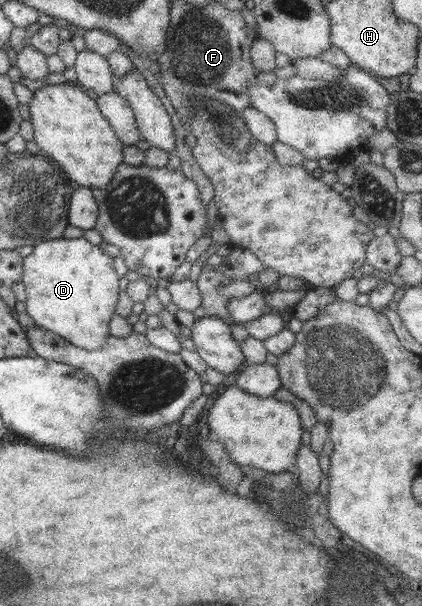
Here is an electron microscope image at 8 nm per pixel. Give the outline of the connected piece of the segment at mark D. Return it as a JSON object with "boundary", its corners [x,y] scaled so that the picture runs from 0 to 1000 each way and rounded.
{"boundary":[[[197,391],[190,393],[128,393],[107,394],[95,398],[90,403],[78,406],[78,413],[62,422],[55,424],[52,452],[50,460],[59,479],[59,517],[76,526],[83,538],[100,541],[102,545],[116,545],[118,548],[135,551],[142,558],[159,561],[166,568],[182,571],[185,574],[201,574],[204,578],[232,578],[251,564],[254,554],[258,554],[258,531],[263,521],[273,517],[275,500],[282,490],[280,475],[280,455],[270,447],[265,434],[265,424],[246,419],[232,404],[218,404],[204,398]]]}

